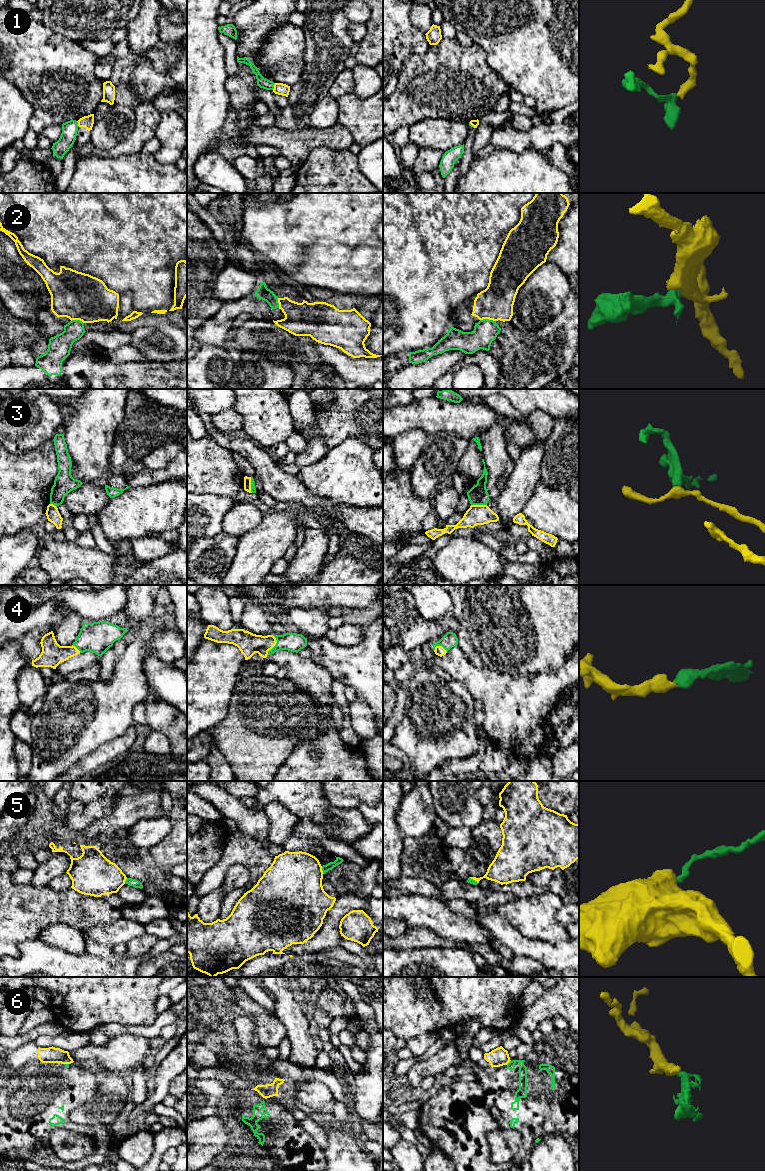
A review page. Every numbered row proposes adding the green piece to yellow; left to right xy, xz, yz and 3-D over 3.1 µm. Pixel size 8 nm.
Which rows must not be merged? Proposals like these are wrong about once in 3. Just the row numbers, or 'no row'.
1, 2, 3, 5, 6

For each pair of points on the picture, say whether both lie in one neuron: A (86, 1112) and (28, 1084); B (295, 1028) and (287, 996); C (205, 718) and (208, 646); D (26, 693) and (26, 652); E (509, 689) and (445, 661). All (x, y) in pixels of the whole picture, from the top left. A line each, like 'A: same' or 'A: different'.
A: different
B: same
C: same
D: different
E: same

